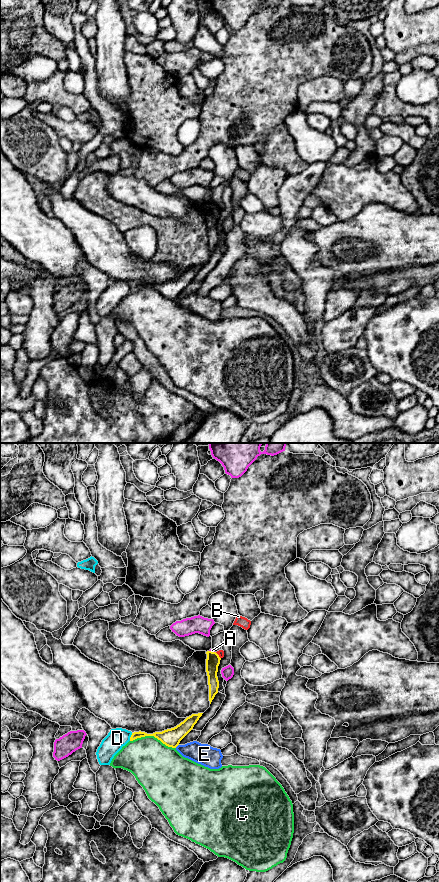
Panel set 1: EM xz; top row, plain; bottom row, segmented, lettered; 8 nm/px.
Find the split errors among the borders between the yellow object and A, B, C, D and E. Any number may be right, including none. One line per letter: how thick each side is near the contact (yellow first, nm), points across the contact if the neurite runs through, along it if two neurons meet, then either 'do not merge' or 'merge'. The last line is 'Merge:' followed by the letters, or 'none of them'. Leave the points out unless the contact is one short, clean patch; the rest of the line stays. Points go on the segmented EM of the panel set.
A: 110 nm thick on the yellow side, 20 nm on the other; do not merge
B: 110 nm thick on the yellow side, 50 nm on the other; border along xz (215, 652), (220, 658); do not merge
C: 140 nm thick on the yellow side, 380 nm on the other; do not merge
D: 70 nm thick on the yellow side, 160 nm on the other; do not merge
E: 140 nm thick on the yellow side, 170 nm on the other; do not merge
Merge: none of them

